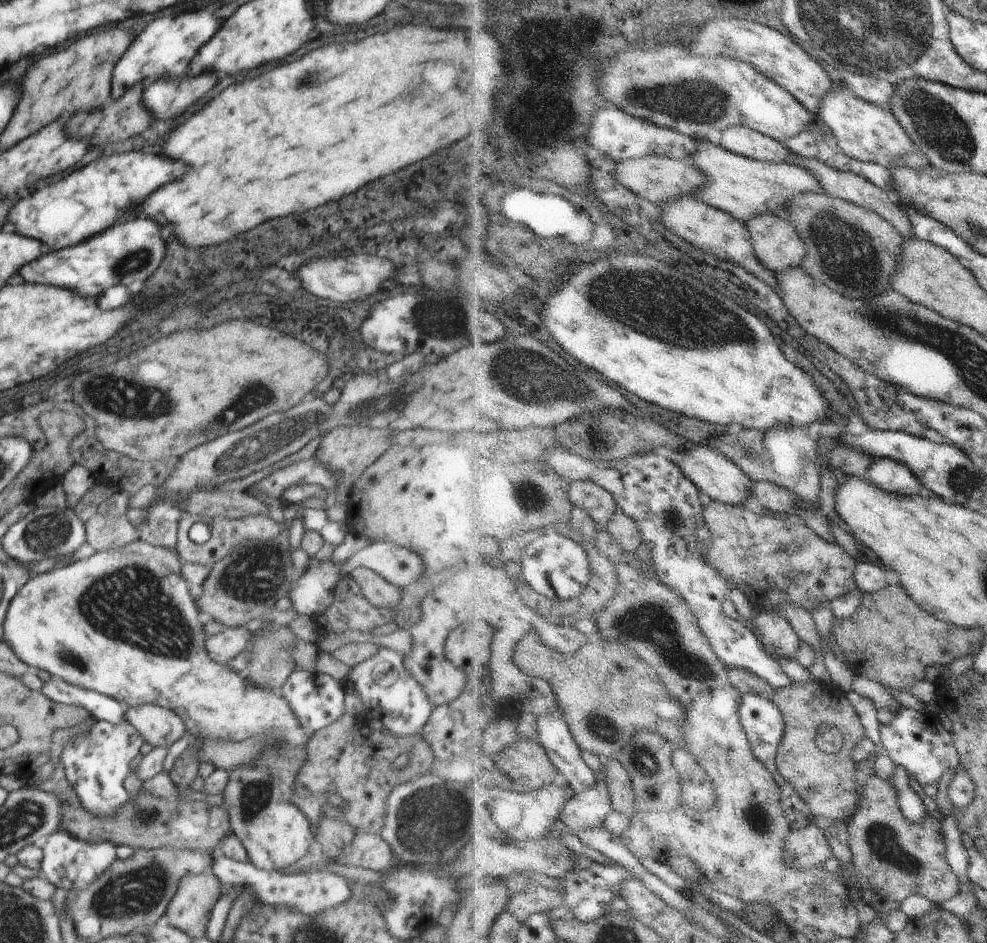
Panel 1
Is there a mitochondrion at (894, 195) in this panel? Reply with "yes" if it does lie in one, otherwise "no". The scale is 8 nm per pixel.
no

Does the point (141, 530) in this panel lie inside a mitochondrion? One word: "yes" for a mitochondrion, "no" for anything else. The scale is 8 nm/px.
no

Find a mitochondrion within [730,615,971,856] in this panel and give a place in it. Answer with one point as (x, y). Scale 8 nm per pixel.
(758, 815)

